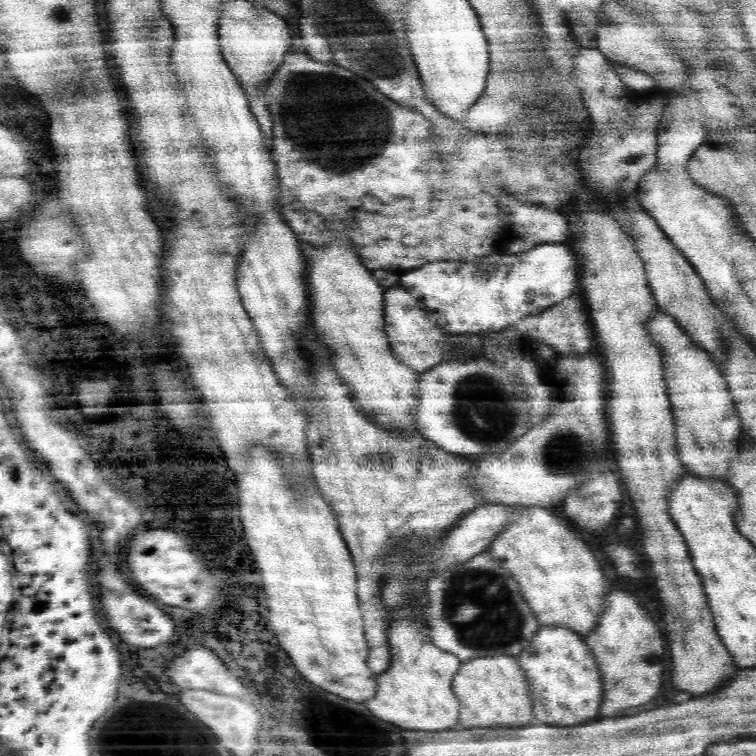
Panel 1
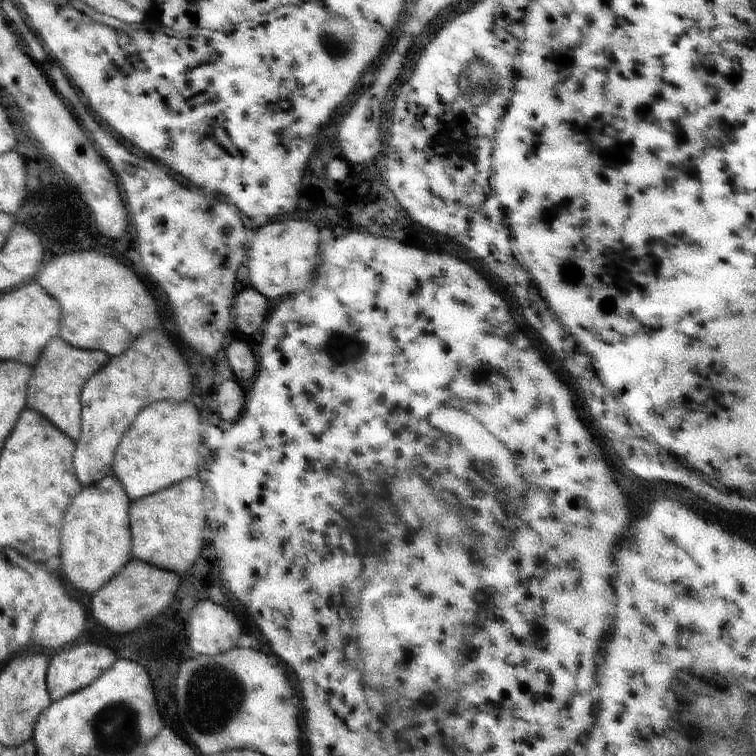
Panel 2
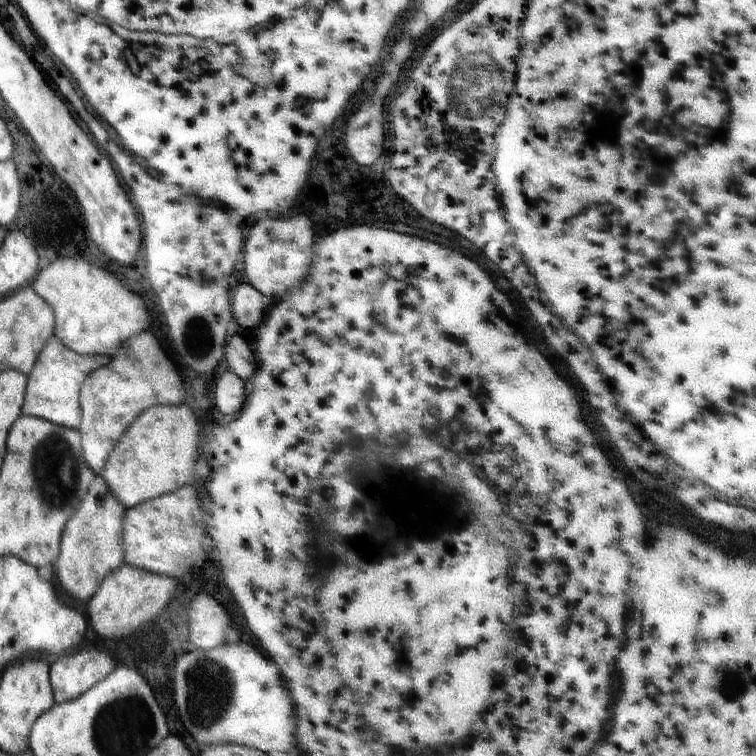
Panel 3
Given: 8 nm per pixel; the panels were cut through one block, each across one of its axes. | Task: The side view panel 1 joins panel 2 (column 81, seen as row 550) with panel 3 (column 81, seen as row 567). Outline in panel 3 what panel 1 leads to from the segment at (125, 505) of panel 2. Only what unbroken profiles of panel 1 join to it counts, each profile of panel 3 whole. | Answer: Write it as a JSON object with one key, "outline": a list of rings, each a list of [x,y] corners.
{"outline":[[[96,475],[82,504],[70,516],[64,527],[55,568],[61,586],[72,597],[89,602],[108,574],[124,563],[122,524],[125,508],[112,496],[106,482]]]}

